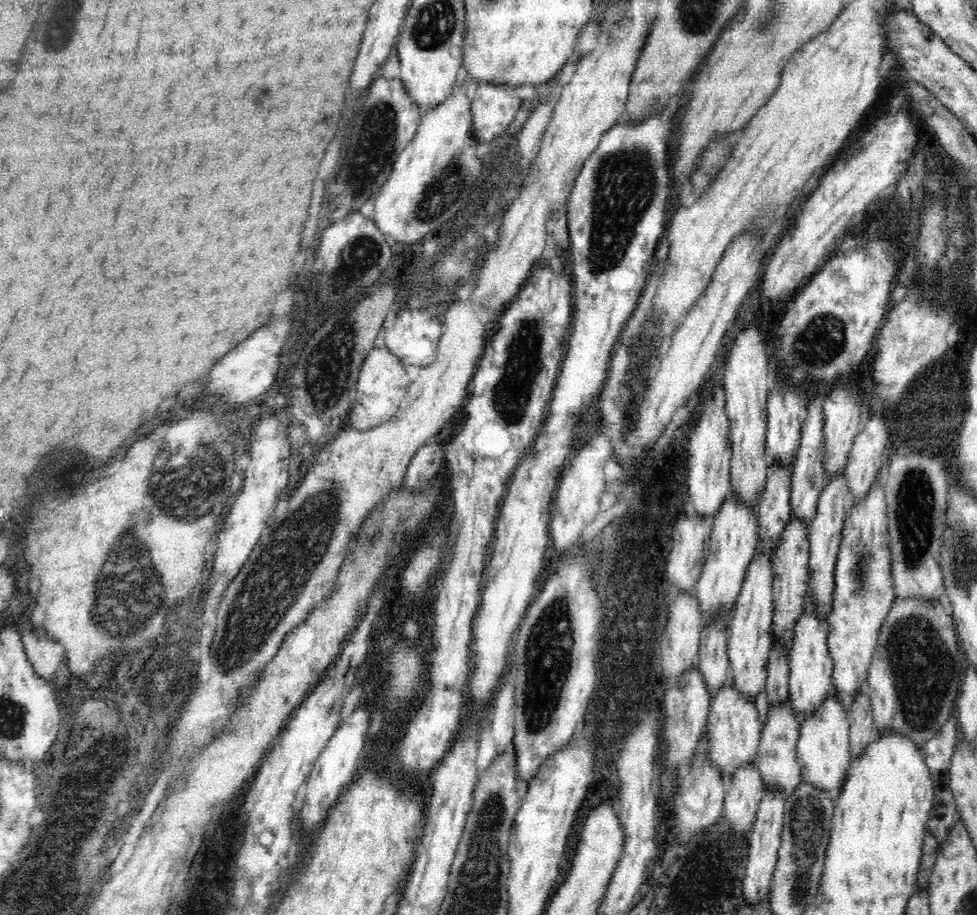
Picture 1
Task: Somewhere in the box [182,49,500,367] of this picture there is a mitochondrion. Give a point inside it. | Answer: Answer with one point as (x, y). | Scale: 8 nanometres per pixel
(370, 153)

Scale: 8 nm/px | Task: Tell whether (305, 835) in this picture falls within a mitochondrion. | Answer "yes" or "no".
no

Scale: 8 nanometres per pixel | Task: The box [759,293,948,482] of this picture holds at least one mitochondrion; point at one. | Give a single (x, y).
(821, 341)

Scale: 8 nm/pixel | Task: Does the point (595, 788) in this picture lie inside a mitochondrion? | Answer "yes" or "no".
no

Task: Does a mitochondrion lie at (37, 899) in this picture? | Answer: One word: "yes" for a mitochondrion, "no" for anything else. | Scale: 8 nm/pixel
no

